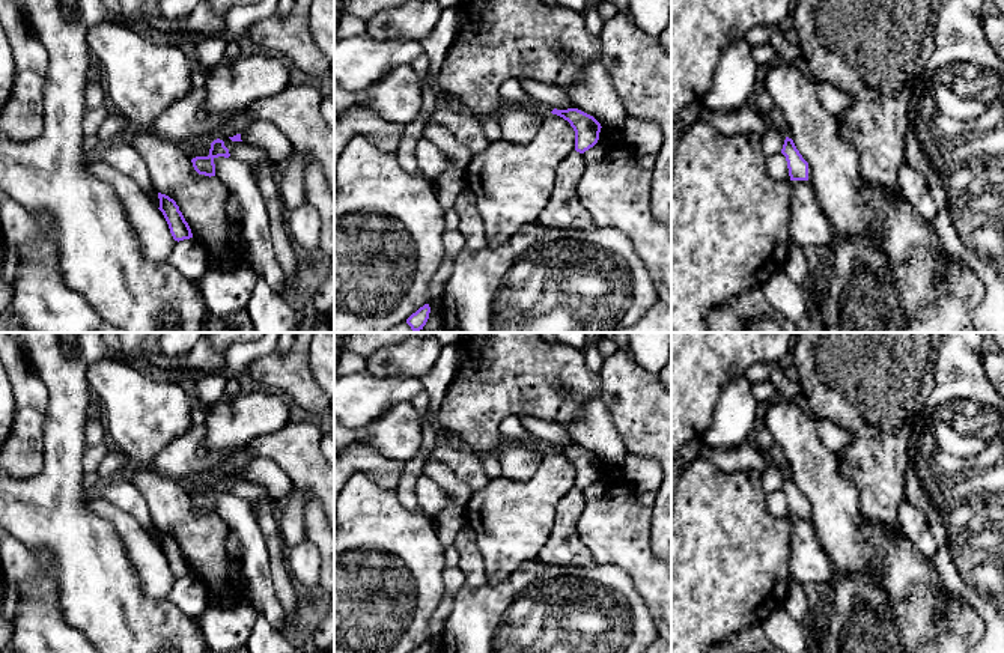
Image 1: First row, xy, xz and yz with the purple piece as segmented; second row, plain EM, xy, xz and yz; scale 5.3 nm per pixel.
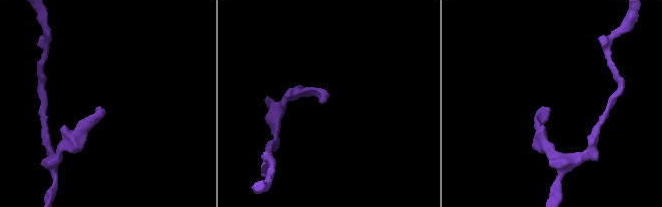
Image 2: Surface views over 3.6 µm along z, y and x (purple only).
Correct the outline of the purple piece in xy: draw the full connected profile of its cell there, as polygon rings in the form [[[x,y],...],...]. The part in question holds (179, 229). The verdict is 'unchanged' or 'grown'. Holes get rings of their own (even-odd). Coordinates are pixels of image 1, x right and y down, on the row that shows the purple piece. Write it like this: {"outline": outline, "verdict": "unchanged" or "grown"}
{"outline": [[[158,193],[158,199],[160,199],[158,209],[163,212],[173,239],[179,242],[193,238],[191,229],[185,221],[182,212],[179,211],[176,202],[161,193]]], "verdict": "unchanged"}

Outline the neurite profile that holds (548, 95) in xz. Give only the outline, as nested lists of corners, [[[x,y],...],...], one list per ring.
[[[519,78],[522,89],[533,96],[542,108],[567,110],[575,108],[564,87],[530,78]]]

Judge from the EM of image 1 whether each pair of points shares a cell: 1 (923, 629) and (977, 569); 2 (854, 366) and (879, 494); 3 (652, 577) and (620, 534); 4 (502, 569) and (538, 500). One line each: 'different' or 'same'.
1: different
2: same
3: same
4: same

